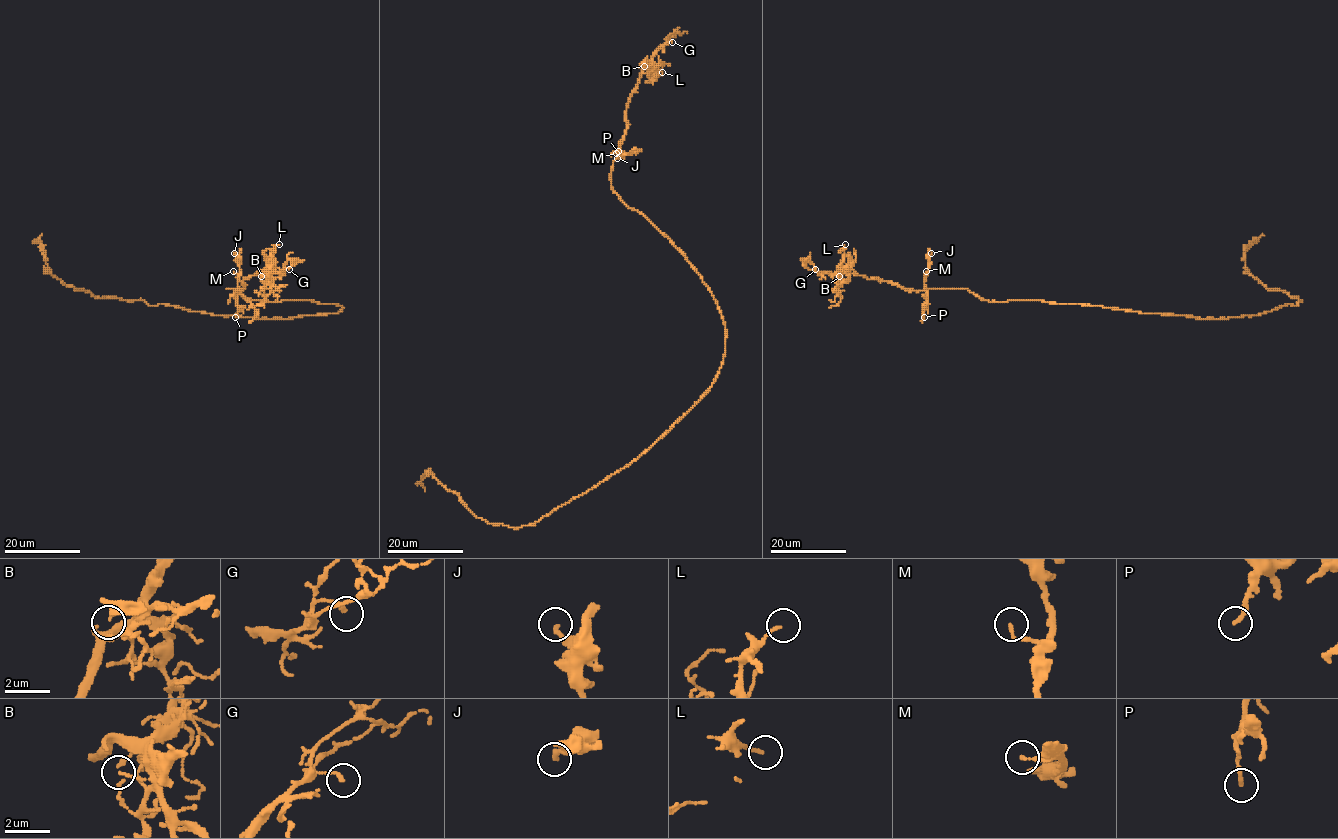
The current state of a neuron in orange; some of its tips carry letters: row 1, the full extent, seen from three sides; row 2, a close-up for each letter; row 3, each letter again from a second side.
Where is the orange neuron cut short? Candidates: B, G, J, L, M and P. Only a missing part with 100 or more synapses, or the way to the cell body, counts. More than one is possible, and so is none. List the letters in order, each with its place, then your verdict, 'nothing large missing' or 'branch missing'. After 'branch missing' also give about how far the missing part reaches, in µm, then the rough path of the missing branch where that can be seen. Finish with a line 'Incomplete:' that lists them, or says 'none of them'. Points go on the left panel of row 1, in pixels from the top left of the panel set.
B: place (261, 276); branch missing; missing 60 µm; course (261, 276), (274, 275), (285, 266), (274, 259), (277, 237), (265, 189), (253, 162), (251, 168), (250, 164)
G: place (289, 269); nothing large missing
J: place (234, 253); nothing large missing
L: place (279, 244); nothing large missing
M: place (233, 271); nothing large missing
P: place (235, 317); nothing large missing
Incomplete: B

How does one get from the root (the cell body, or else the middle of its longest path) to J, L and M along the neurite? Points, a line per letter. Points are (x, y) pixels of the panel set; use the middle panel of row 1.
J: (720, 368), (725, 325), (718, 303), (686, 257), (613, 191), (612, 162), (622, 151), (617, 158)
L: (720, 368), (725, 325), (710, 289), (686, 257), (628, 207), (610, 184), (629, 94), (645, 68), (662, 72)
M: (720, 368), (725, 325), (718, 303), (686, 257), (613, 191), (612, 162), (622, 151), (616, 153)

